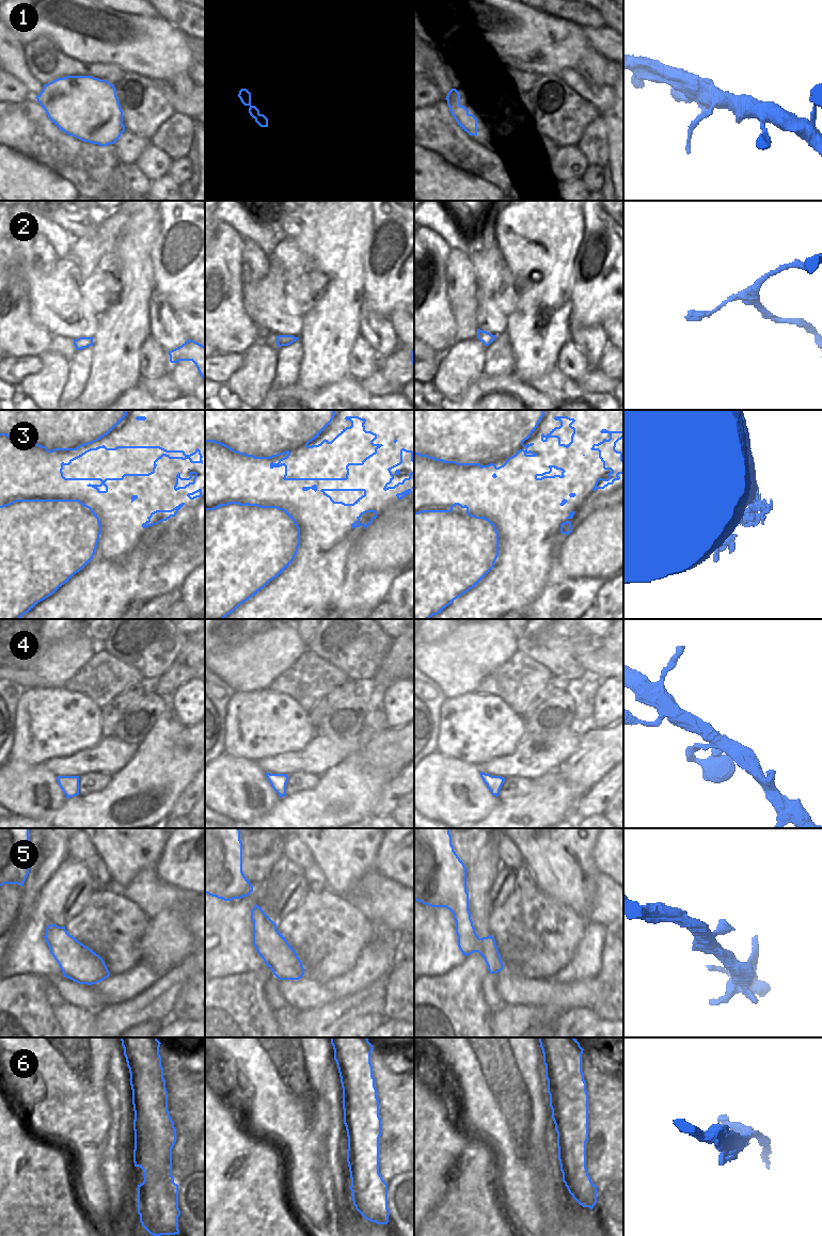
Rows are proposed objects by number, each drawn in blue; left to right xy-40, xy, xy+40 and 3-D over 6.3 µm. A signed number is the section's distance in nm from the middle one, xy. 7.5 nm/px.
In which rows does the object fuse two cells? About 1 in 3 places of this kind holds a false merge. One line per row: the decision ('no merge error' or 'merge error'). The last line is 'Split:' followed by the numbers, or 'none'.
1: no merge error
2: no merge error
3: no merge error
4: merge error
5: no merge error
6: merge error
Split: 4, 6

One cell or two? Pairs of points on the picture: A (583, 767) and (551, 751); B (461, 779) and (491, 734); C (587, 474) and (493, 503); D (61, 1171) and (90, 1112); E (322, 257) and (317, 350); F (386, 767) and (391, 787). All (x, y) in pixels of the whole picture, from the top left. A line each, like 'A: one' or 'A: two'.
A: two
B: two
C: one
D: two
E: one
F: two

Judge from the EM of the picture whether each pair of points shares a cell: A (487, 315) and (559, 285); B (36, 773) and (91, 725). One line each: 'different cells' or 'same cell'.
A: different cells
B: different cells

